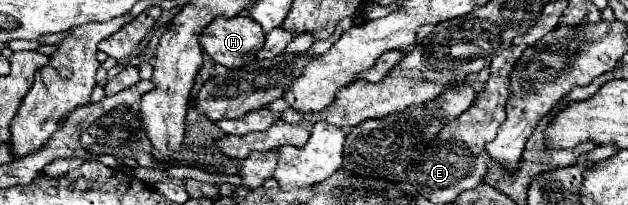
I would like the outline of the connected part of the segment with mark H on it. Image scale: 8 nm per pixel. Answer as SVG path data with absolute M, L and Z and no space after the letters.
M235 16L231 20L215 18L213 24L209 24L201 36L203 50L213 58L213 62L223 64L227 68L241 68L249 64L259 52L259 48L263 48L263 44L265 44L265 32L249 16Z

